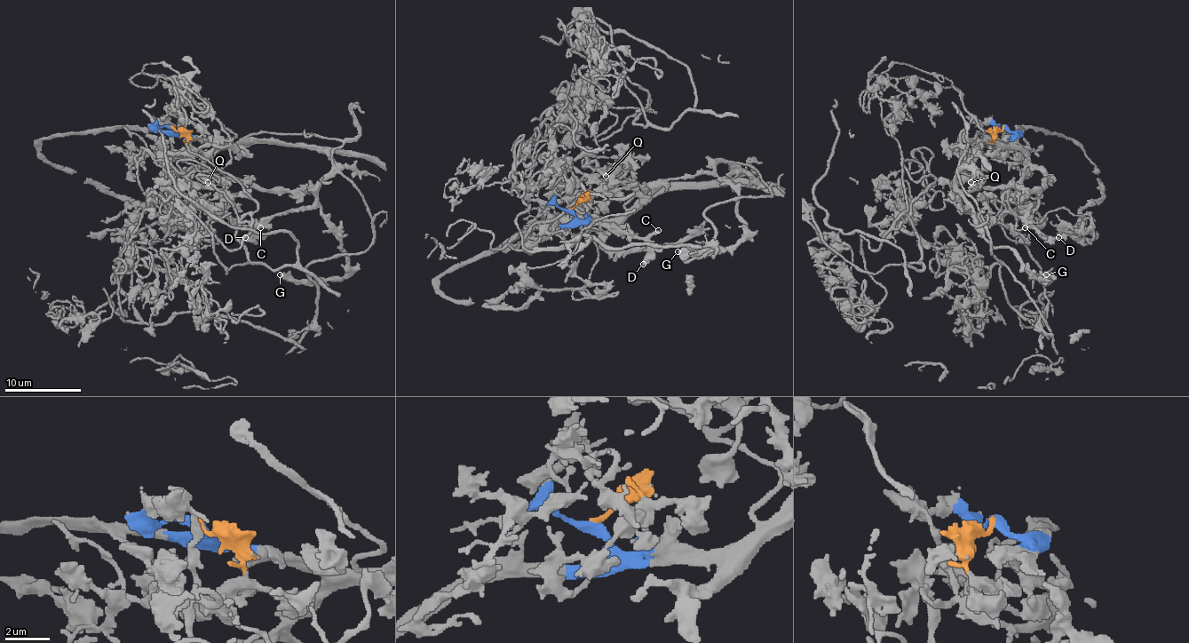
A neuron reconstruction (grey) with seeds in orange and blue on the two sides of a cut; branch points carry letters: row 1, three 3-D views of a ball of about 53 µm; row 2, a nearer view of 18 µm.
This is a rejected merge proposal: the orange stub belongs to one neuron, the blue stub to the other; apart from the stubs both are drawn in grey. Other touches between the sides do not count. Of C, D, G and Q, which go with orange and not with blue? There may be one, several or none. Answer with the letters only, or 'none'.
Q

